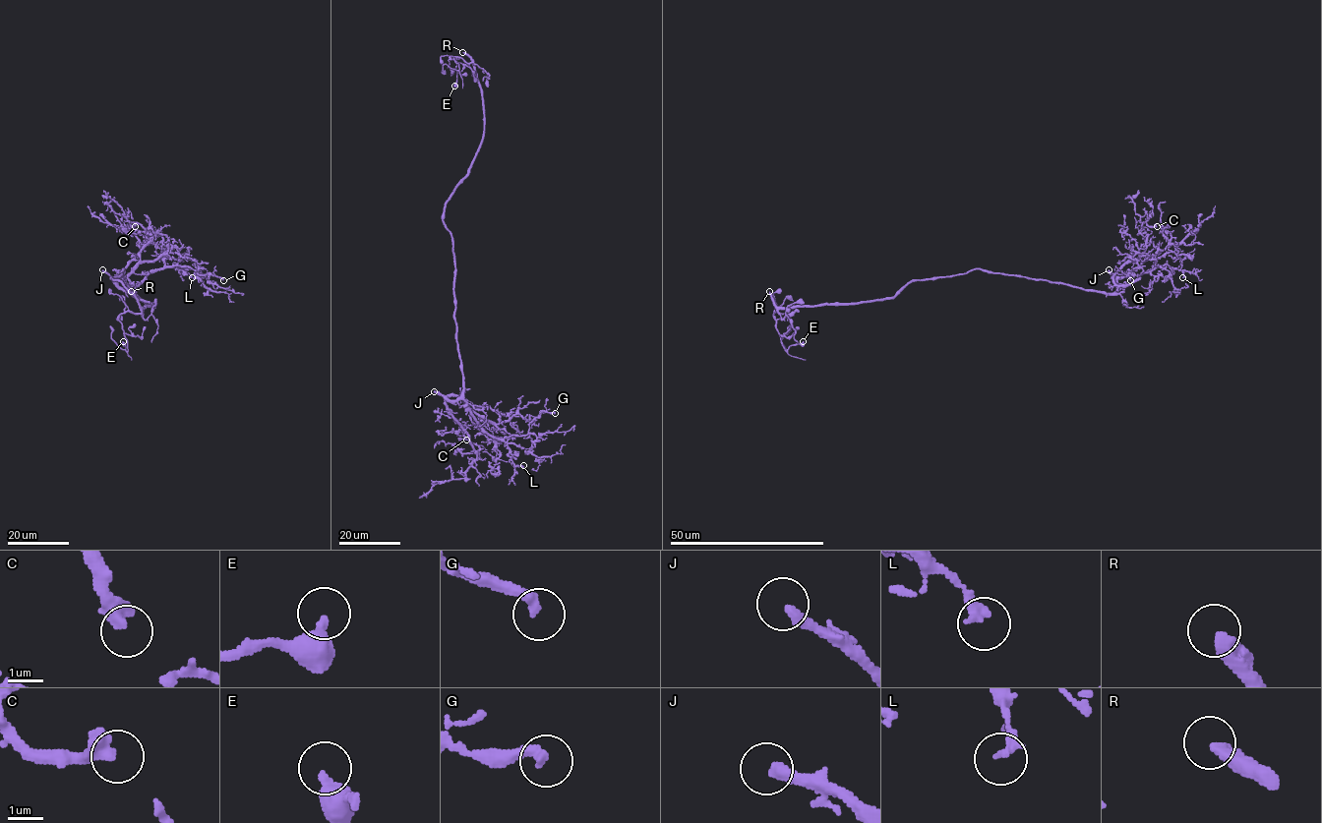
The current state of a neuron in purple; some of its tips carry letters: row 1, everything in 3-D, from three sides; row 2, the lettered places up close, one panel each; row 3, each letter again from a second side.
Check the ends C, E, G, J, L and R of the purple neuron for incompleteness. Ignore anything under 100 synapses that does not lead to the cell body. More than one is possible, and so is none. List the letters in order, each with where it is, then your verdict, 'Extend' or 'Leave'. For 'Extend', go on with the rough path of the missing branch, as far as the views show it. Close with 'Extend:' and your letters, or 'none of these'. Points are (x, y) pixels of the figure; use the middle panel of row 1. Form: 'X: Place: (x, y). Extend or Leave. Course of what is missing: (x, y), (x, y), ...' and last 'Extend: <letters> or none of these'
C: Place: (466, 440). Leave
E: Place: (454, 86). Leave
G: Place: (555, 413). Leave
J: Place: (434, 391). Extend. Course of what is missing: (434, 391), (419, 388), (410, 381), (397, 383), (400, 389), (383, 391), (379, 397), (372, 397), (363, 388)
L: Place: (523, 465). Leave
R: Place: (462, 52). Leave
Extend: J

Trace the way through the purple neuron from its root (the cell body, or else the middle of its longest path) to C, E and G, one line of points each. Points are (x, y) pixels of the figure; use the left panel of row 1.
C: (124, 270), (131, 293), (119, 287), (116, 277), (131, 271), (150, 237), (145, 228), (131, 222), (135, 226)
E: (124, 270), (111, 278), (152, 305), (138, 313), (124, 312), (119, 316), (127, 351), (123, 341)
G: (124, 270), (129, 293), (119, 287), (116, 276), (137, 285), (149, 273), (173, 265), (223, 280)

